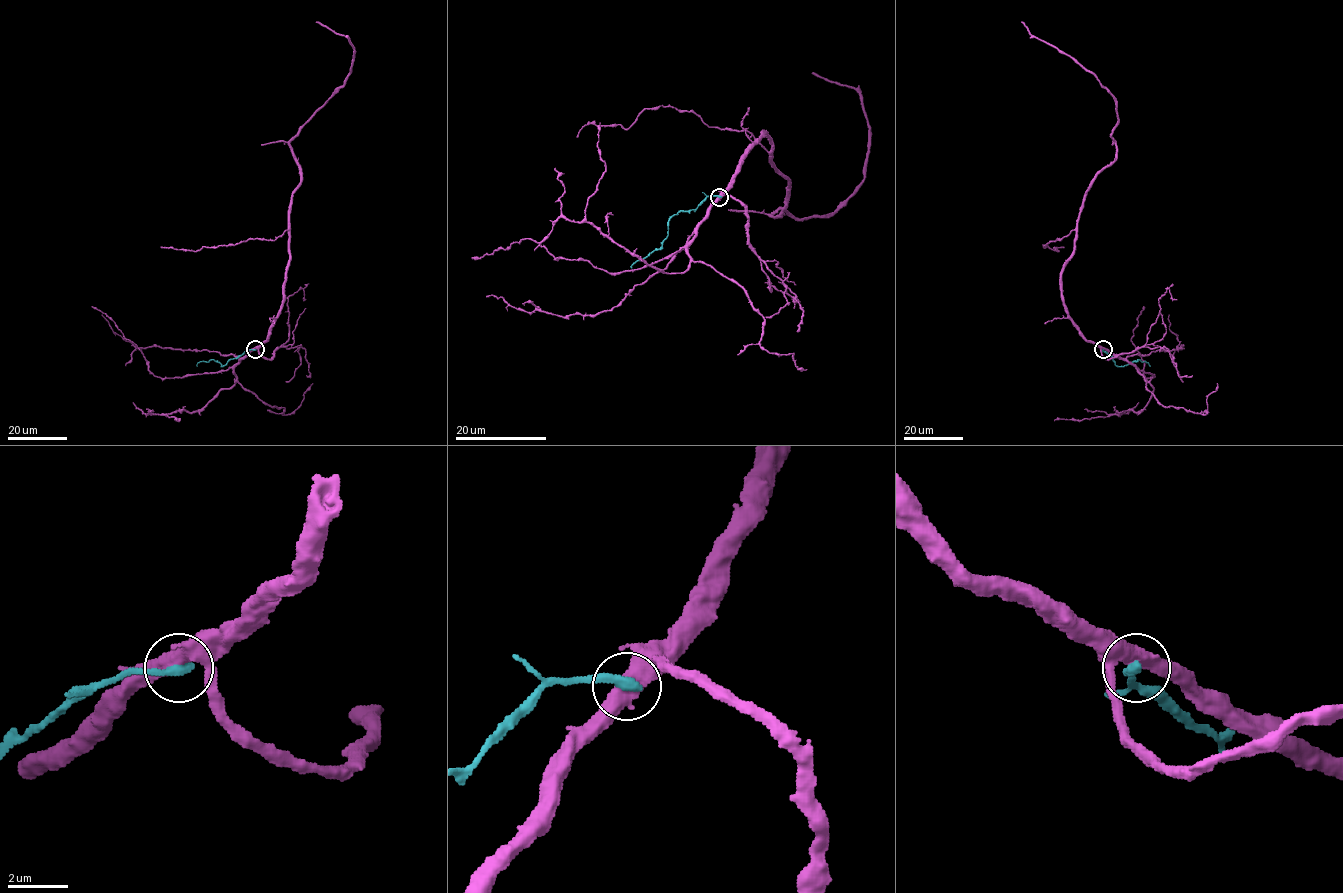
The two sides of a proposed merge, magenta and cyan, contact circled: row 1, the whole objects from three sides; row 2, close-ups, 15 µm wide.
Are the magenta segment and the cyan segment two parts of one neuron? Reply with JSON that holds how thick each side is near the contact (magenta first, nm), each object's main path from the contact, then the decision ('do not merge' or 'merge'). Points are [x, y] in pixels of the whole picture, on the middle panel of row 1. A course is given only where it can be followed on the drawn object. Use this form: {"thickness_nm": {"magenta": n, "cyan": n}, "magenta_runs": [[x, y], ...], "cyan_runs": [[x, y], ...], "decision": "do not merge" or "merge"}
{"thickness_nm": {"magenta": 550, "cyan": 360}, "magenta_runs": [[719, 196], [765, 133], [787, 179], [772, 216], [830, 217], [854, 193], [862, 99], [811, 73]], "cyan_runs": [[719, 196], [708, 196], [696, 209], [679, 211], [670, 219], [668, 235], [662, 246], [636, 261], [631, 268]], "decision": "do not merge"}

